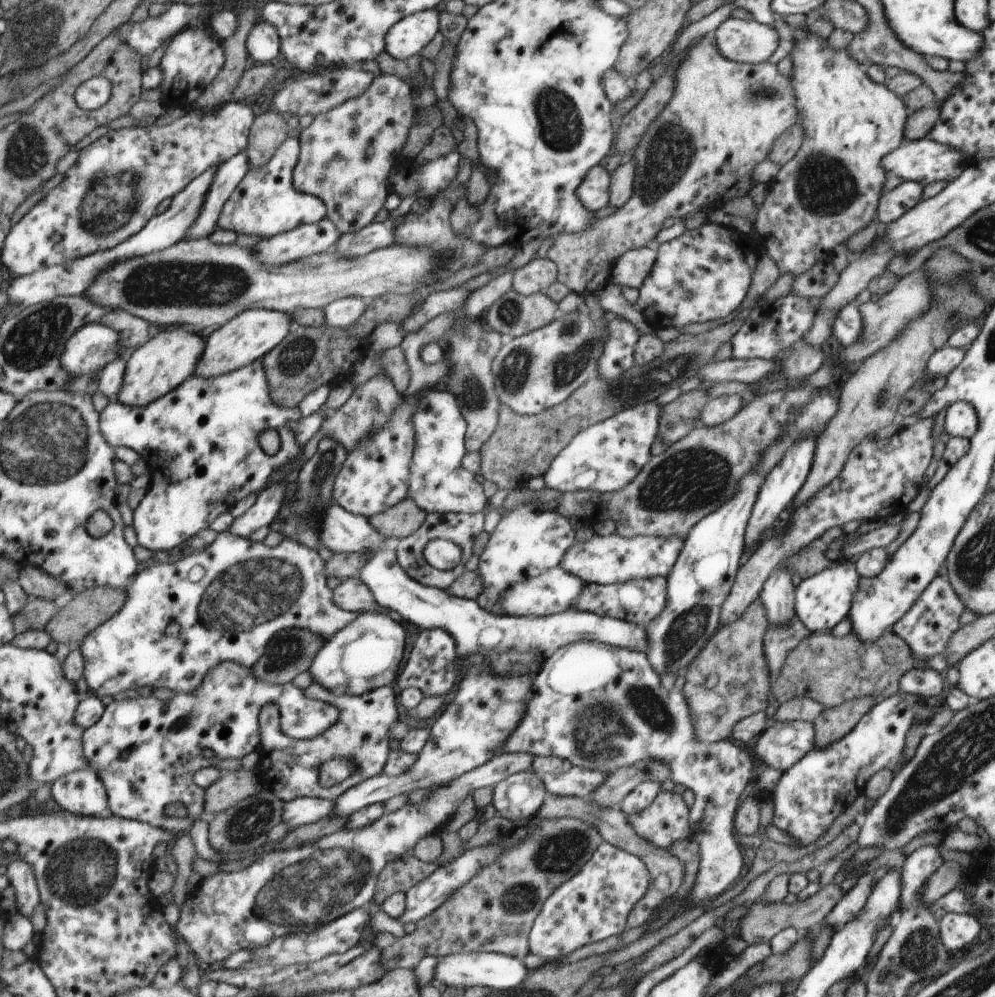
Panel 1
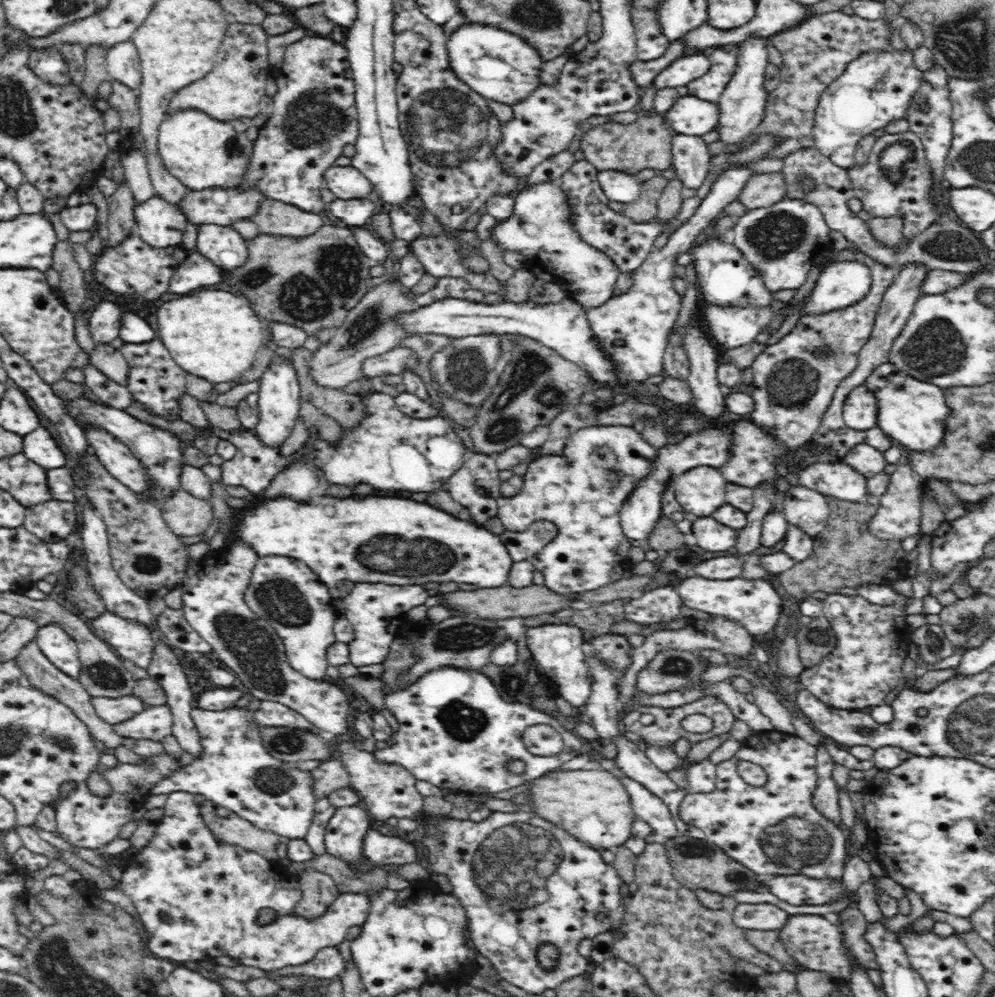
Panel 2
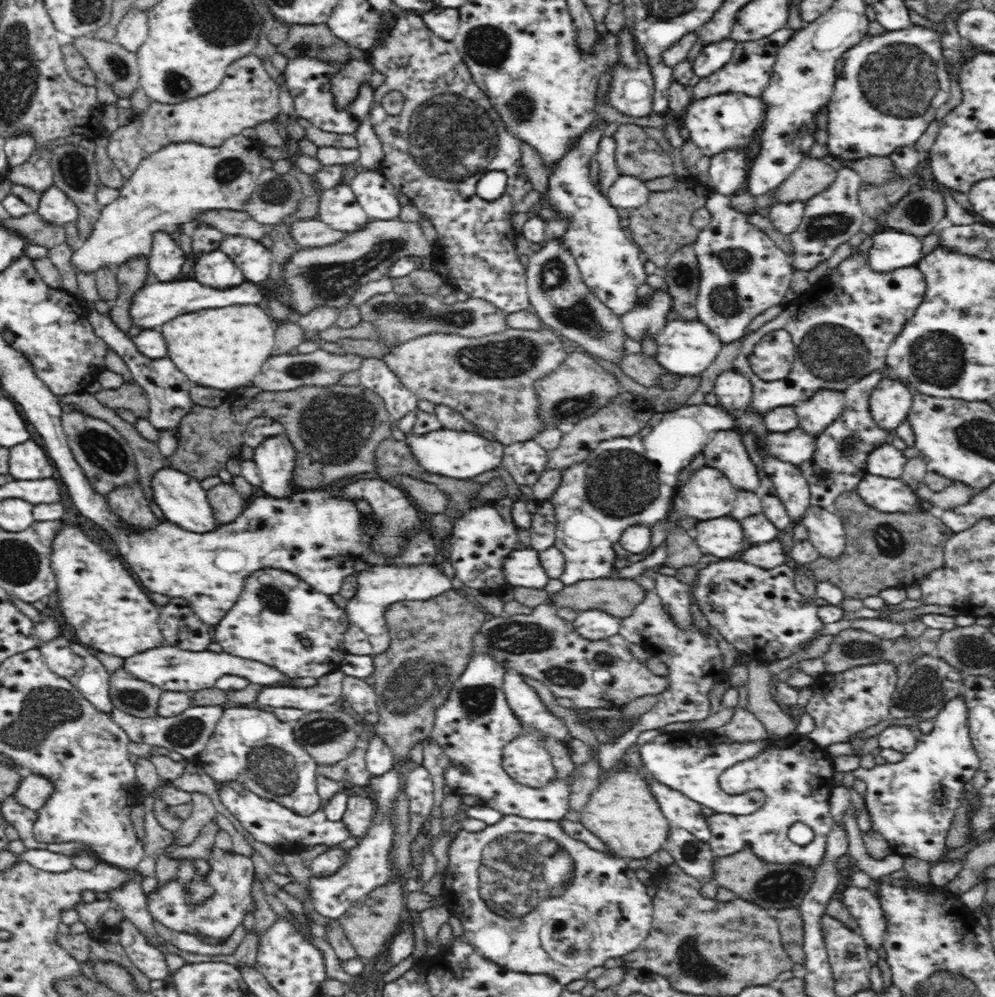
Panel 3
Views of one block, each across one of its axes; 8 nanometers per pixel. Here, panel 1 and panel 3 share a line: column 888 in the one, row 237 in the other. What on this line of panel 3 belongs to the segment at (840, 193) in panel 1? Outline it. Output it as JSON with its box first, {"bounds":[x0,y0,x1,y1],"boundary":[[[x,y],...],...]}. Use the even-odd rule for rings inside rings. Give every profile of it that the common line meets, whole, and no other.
{"bounds":[71,134,262,280],"boundary":[[[241,134],[230,137],[220,146],[186,142],[166,144],[161,150],[153,152],[138,164],[133,176],[126,180],[119,189],[119,197],[102,207],[99,219],[86,240],[80,240],[71,256],[71,268],[78,280],[94,280],[98,268],[110,268],[116,272],[126,260],[138,256],[150,256],[153,236],[158,232],[176,232],[180,224],[192,222],[198,214],[205,211],[238,210],[245,208],[245,203],[255,192],[258,176],[262,172],[261,143],[258,139],[249,139]]]}

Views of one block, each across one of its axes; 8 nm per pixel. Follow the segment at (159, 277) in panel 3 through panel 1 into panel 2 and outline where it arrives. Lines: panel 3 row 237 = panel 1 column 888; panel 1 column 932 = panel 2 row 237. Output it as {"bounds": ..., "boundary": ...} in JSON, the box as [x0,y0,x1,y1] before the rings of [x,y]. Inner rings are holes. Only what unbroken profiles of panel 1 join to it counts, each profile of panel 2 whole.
{"bounds":[134,194,188,246],"boundary":[[[158,194],[134,204],[136,232],[150,246],[181,245],[182,234],[188,228],[188,219],[175,204],[170,204]]]}

